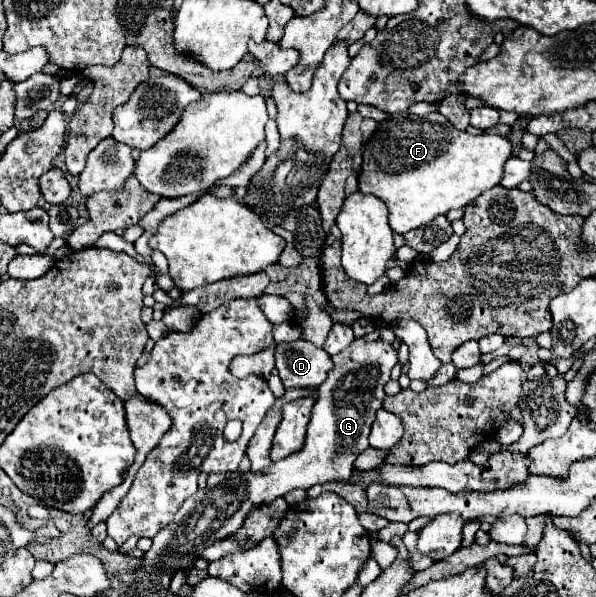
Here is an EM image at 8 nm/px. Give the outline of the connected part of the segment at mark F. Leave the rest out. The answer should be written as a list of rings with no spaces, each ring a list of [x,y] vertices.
[[[403,112],[401,116],[389,116],[379,122],[373,136],[365,142],[363,164],[359,172],[359,190],[383,200],[389,208],[389,226],[397,234],[405,234],[413,228],[425,226],[435,216],[447,210],[461,210],[485,190],[497,186],[503,178],[503,166],[511,158],[511,142],[499,134],[473,136],[467,130],[457,130],[443,114],[413,116]]]

